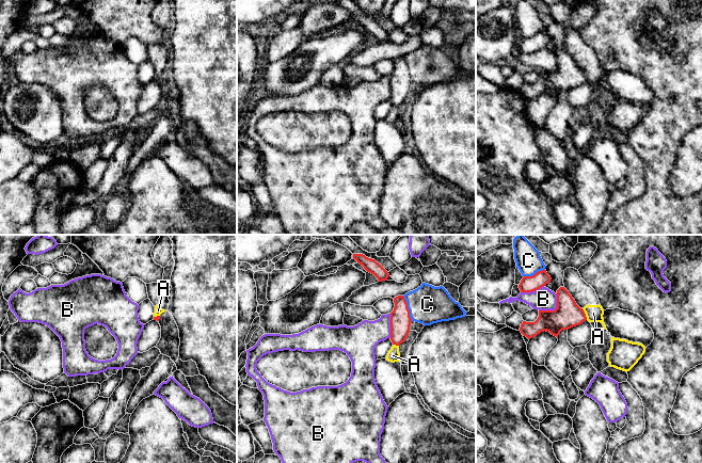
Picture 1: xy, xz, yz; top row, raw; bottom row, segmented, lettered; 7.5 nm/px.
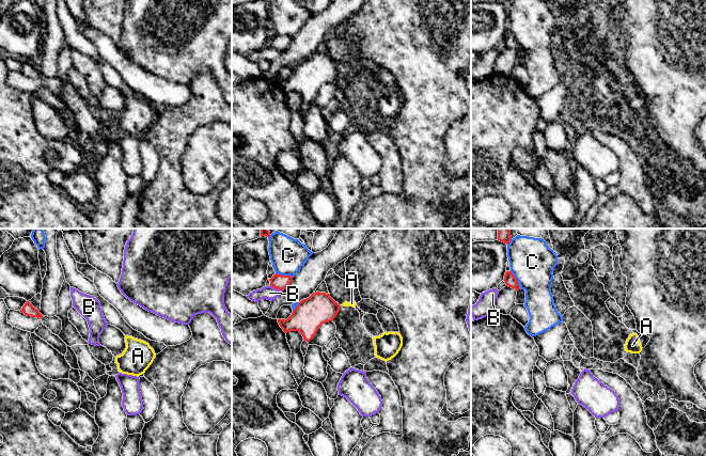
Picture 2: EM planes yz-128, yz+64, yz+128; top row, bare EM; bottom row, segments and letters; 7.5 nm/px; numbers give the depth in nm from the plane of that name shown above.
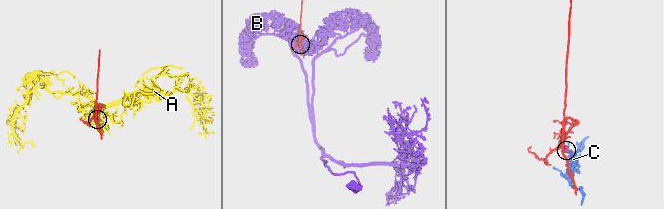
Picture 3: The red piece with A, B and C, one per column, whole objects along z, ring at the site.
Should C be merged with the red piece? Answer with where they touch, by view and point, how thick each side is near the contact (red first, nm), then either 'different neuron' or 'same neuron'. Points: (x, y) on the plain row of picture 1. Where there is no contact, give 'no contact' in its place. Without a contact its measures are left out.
xz (408, 69) | 160/280 nm | different neuron

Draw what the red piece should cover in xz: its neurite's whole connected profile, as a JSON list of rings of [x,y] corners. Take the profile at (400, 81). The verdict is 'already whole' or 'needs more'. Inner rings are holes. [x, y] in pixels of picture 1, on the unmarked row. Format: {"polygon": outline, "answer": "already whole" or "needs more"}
{"polygon": [[[403,57],[394,59],[394,64],[395,68],[390,74],[390,101],[393,106],[399,107],[405,102],[410,94],[412,80]]], "answer": "already whole"}

